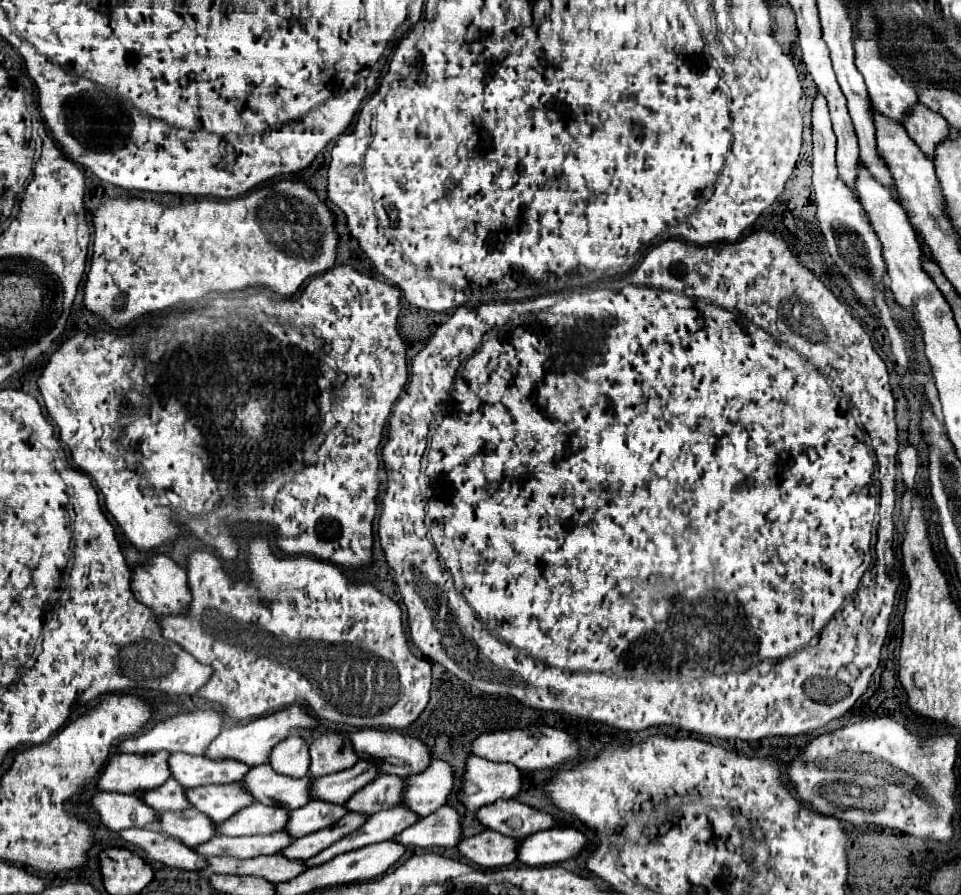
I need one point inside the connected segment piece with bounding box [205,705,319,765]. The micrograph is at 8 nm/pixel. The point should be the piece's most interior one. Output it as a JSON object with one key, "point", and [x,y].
{"point":[252,743]}

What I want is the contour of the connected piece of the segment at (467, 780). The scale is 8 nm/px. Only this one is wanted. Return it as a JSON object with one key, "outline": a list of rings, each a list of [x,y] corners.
{"outline":[[[469,757],[459,797],[467,809],[477,811],[483,805],[495,803],[497,799],[517,797],[521,787],[521,771],[515,769],[515,765]]]}

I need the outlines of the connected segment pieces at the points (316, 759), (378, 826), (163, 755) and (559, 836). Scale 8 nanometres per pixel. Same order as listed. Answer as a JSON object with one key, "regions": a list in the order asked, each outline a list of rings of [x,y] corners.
{"regions":[[[[339,731],[323,733],[323,737],[315,737],[315,741],[311,741],[309,745],[309,753],[311,753],[309,771],[313,777],[345,771],[357,763],[355,753],[351,753],[351,749],[347,749],[347,745],[339,741]]],[[[397,805],[387,811],[379,811],[379,813],[371,815],[361,829],[343,837],[341,841],[333,843],[331,847],[323,849],[319,855],[311,857],[307,861],[307,867],[321,865],[321,863],[333,859],[335,855],[341,855],[341,853],[347,853],[353,849],[361,849],[371,843],[387,841],[387,839],[395,837],[395,833],[401,833],[403,829],[407,829],[407,825],[413,825],[417,819],[419,817],[415,817],[415,813],[411,813],[411,809],[403,809],[403,805]]],[[[167,751],[157,753],[117,753],[109,759],[107,769],[99,779],[101,791],[115,791],[113,787],[127,789],[157,789],[171,777],[167,769]]],[[[555,827],[525,837],[519,845],[519,861],[531,867],[555,865],[573,859],[589,845],[591,841],[579,829]]]]}

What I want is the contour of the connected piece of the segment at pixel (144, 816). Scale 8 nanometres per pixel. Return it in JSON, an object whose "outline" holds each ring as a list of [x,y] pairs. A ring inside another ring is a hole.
{"outline":[[[97,793],[93,797],[93,807],[101,821],[113,829],[123,831],[131,827],[149,827],[159,823],[159,813],[149,805],[143,805],[137,795],[125,793]]]}

